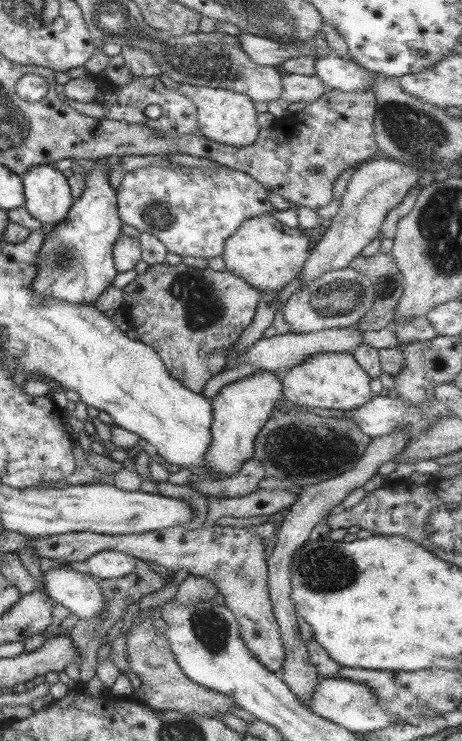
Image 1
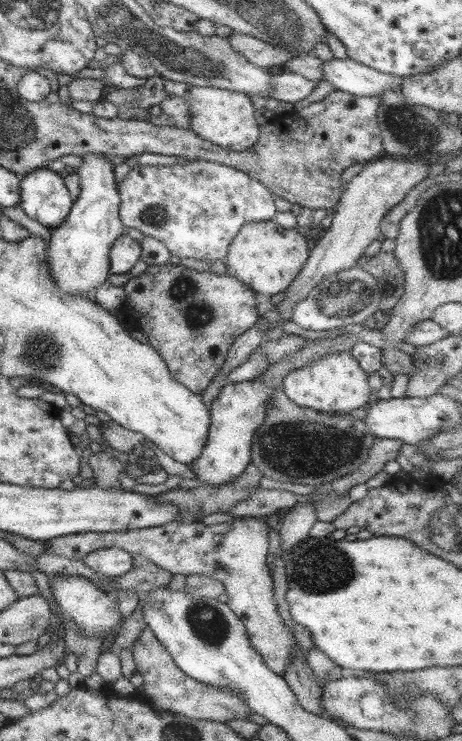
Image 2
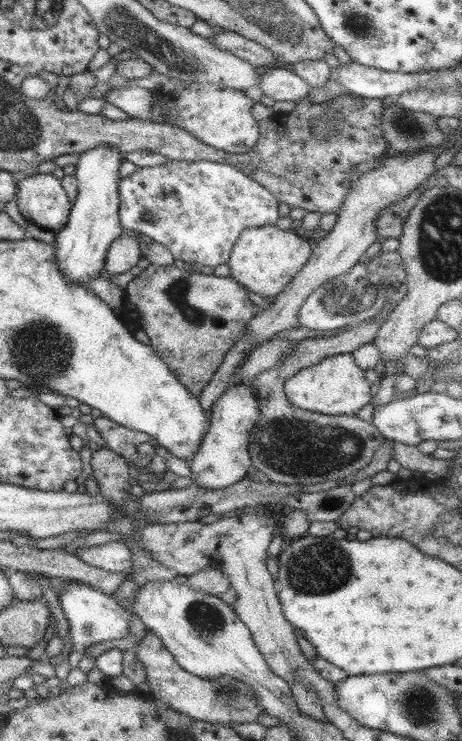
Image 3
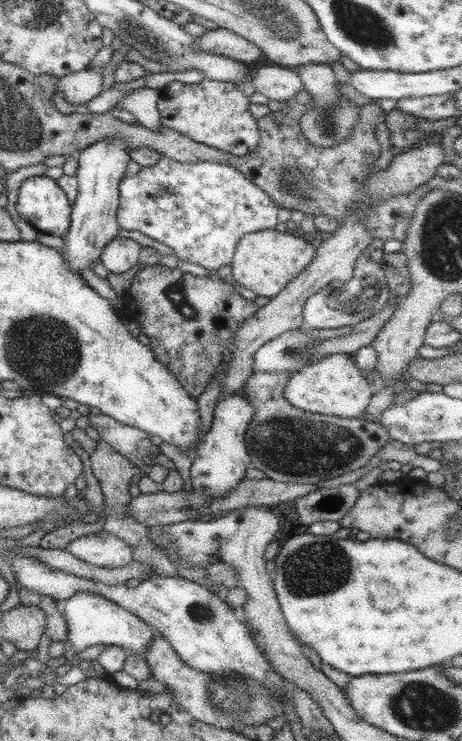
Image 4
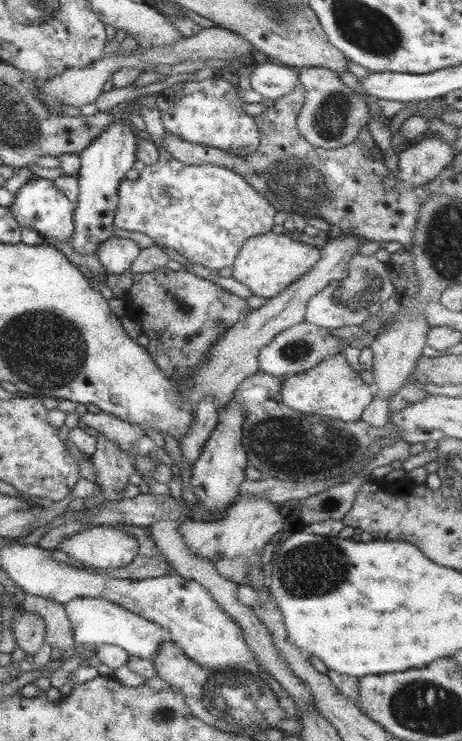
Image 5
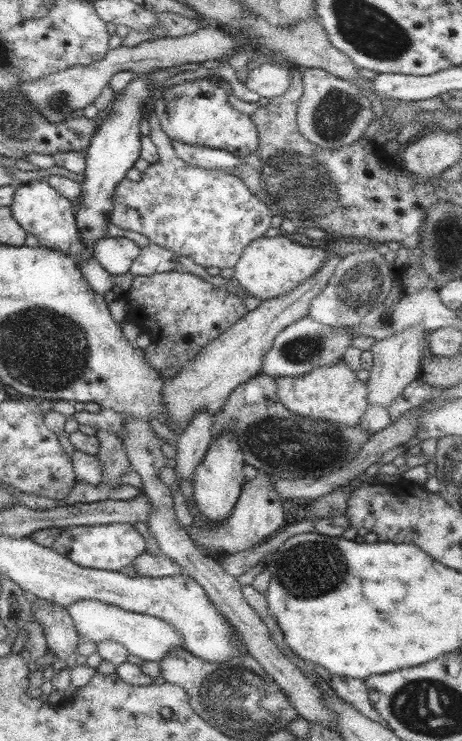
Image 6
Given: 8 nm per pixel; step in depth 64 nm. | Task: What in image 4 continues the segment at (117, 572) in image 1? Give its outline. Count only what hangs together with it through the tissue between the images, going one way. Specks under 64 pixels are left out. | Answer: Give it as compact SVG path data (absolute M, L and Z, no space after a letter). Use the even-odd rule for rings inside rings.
M104 529L76 538L66 550L87 564L103 568L122 568L133 562L130 544Z

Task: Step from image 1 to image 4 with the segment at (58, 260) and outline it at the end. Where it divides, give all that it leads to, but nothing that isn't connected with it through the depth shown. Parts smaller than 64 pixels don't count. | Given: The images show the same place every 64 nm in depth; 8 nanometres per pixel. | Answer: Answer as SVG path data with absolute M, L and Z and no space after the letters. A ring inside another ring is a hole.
M116 136L96 142L76 155L77 197L72 208L70 228L62 236L64 243L62 257L66 259L68 267L76 273L96 264L104 247L119 236L120 226L117 222L119 184L125 177L128 162L131 160L128 152L128 143L122 137Z

